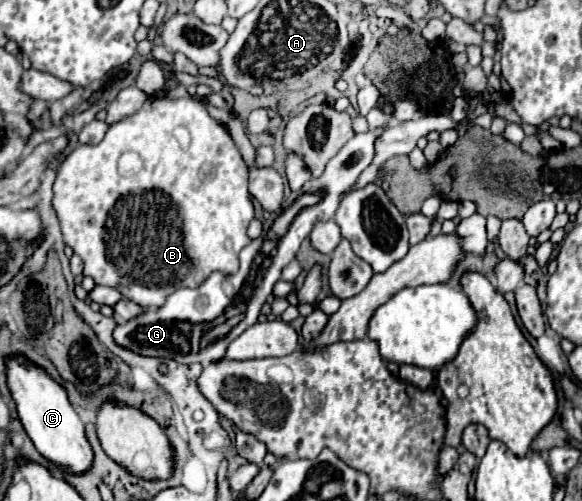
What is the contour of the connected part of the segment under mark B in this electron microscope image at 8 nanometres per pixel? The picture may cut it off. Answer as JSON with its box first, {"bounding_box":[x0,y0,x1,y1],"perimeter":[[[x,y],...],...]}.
{"bounding_box":[52,96,254,308],"perimeter":[[[154,96],[144,102],[142,110],[138,110],[130,118],[124,118],[122,122],[112,124],[100,144],[78,146],[64,158],[64,162],[58,168],[58,178],[54,182],[54,202],[52,204],[54,204],[54,210],[58,214],[60,226],[62,226],[64,242],[68,246],[72,246],[72,250],[84,260],[84,276],[92,276],[94,282],[100,286],[118,288],[124,294],[124,298],[128,298],[144,308],[160,308],[174,290],[178,290],[182,286],[196,288],[212,272],[222,272],[222,274],[238,272],[240,250],[252,242],[248,238],[246,230],[248,230],[250,220],[254,218],[254,204],[252,204],[252,196],[248,192],[246,174],[248,174],[248,166],[244,164],[234,140],[230,138],[226,128],[206,112],[206,108],[200,102],[196,102],[190,96],[176,98],[176,100]]]}

